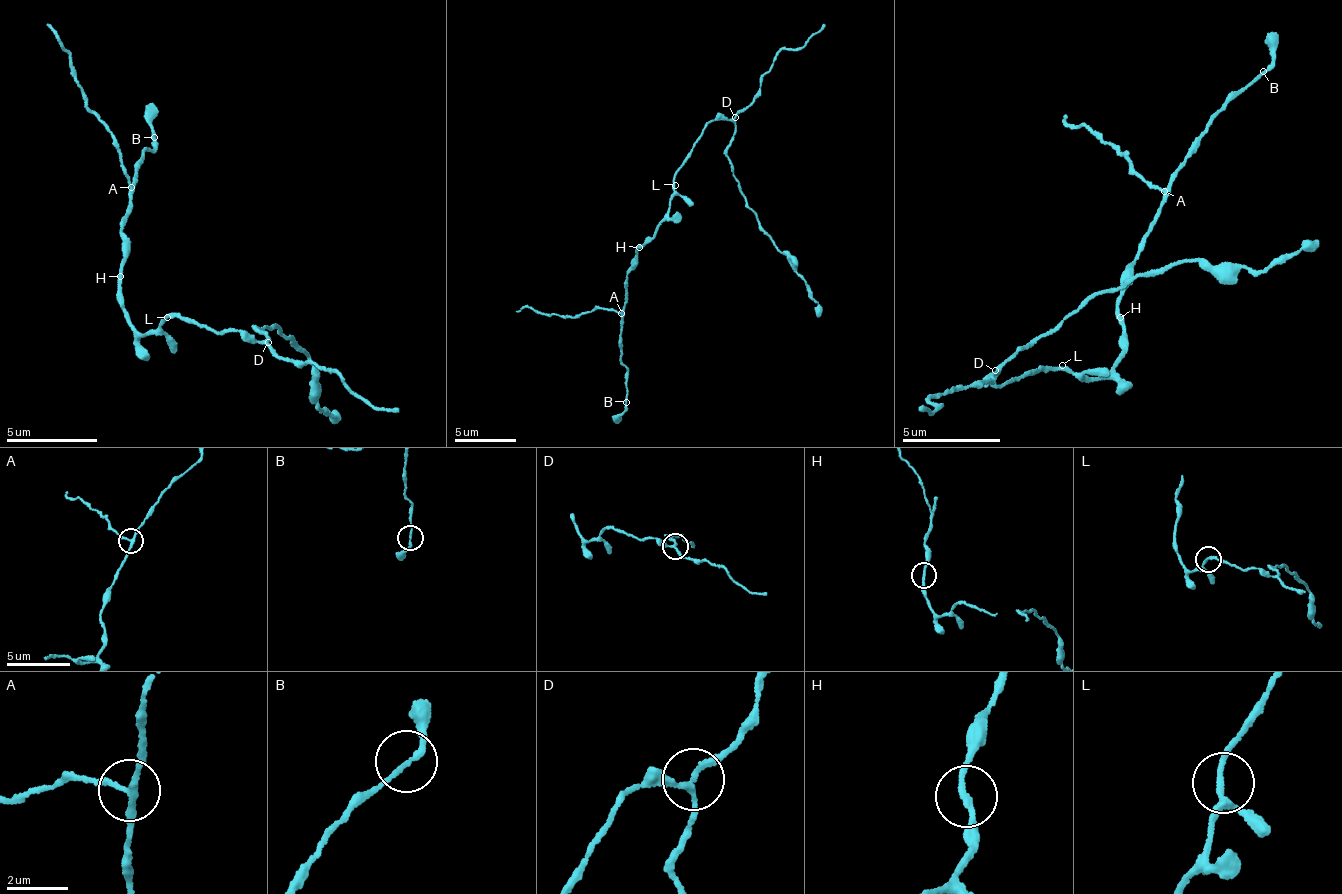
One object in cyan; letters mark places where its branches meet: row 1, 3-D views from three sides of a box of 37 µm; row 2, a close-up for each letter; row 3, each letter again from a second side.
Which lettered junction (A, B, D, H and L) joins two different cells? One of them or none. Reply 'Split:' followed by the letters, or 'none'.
Split: A

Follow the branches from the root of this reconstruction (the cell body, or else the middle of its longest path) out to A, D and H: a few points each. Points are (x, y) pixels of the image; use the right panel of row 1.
A: (1060, 372), (1099, 379), (1119, 357), (1124, 331), (1122, 273), (1137, 257), (1137, 245), (1163, 201), (1163, 189)
D: (1060, 372), (1029, 369), (1001, 384), (993, 380), (988, 381), (998, 369), (995, 370)
H: (1060, 372), (1099, 379), (1110, 372), (1122, 352), (1124, 322), (1120, 317)

